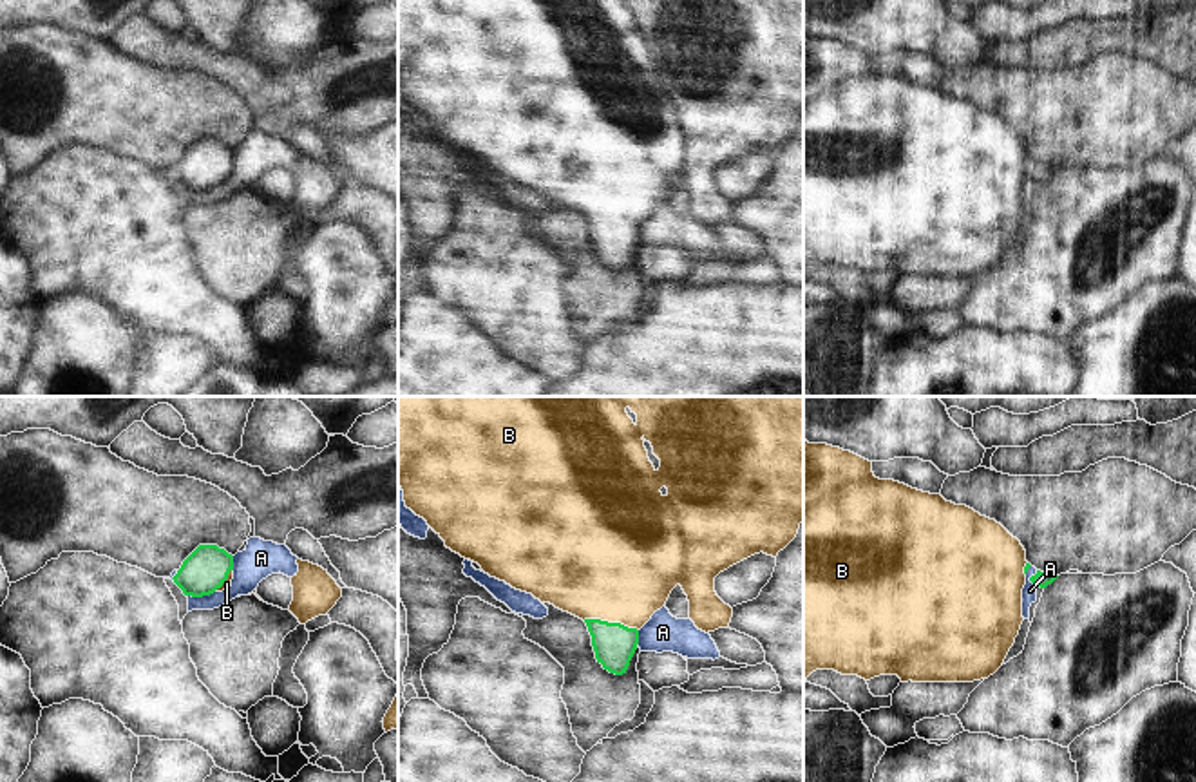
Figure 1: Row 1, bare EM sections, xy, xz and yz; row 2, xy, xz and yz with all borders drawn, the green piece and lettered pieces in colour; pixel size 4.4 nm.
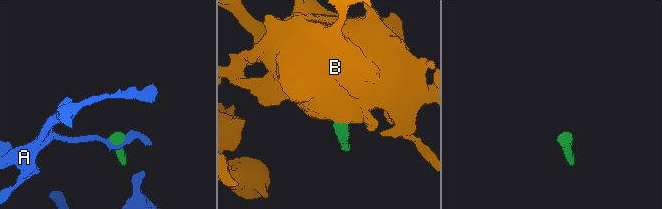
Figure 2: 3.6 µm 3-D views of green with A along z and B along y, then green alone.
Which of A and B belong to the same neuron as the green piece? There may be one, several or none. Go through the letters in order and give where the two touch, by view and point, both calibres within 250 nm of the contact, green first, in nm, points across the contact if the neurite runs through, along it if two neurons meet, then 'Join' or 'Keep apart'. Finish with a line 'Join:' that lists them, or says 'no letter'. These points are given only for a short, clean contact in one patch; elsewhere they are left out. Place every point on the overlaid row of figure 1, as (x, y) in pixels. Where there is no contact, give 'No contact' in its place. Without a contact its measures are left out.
A: Touches green at xy (199, 596). Thickness 200 nm (green) against 140 nm. Boundary: xy (214, 591), (203, 596), (187, 596). Keep apart
B: Touches green at xz (610, 623). Thickness 190 nm (green) against 480 nm. Path across: xz (614, 645), (610, 623), (616, 603), (616, 567). Join
Join: B.

